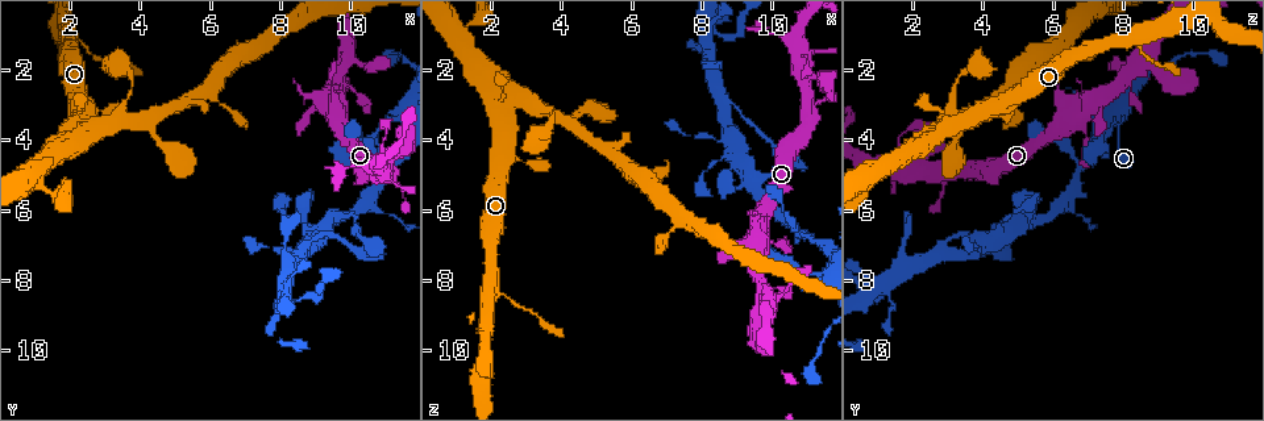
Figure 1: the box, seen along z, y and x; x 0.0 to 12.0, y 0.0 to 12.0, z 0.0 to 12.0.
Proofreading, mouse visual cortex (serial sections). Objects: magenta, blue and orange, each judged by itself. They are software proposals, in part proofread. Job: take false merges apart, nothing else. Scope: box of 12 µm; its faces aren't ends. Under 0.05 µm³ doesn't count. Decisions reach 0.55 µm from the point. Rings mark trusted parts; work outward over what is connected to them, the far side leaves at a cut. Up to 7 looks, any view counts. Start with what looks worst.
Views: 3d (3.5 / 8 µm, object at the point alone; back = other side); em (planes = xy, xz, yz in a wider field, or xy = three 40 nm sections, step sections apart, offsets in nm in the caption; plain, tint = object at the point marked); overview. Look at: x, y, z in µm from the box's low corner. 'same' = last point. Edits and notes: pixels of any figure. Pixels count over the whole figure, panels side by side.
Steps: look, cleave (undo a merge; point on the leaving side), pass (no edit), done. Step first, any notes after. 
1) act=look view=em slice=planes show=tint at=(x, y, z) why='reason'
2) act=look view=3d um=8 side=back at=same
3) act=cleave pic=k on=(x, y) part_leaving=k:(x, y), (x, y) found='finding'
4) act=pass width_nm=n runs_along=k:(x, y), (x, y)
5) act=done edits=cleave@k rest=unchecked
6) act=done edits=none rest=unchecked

act=look view=3d um=3.5 at=(2.0, 1.0, 8.3) why='thin arm on a thick one'

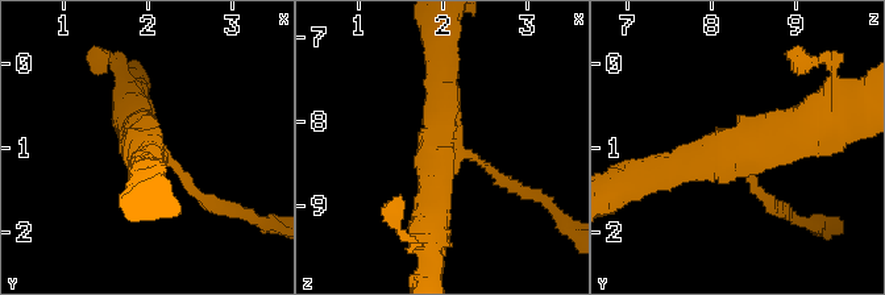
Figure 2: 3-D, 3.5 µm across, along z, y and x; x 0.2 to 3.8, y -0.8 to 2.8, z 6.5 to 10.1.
act=look view=em slice=xy step=1 show=tint at=(1.95, 1.00, 8.30)

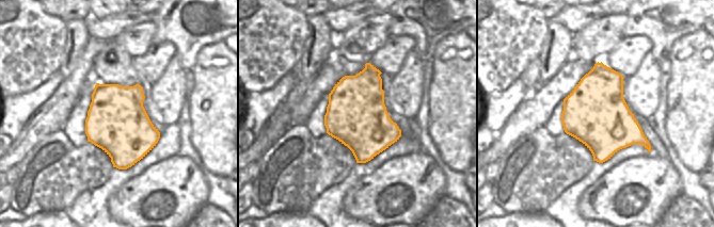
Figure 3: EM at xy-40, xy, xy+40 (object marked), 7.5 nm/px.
act=pass arms=3 runs_along=2:(653, 170), (723, 158), (814, 121) found='one cell here'

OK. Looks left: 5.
act=look view=3d um=3.5 at=(11.2, 3.2, 8.1) why='calibre changes'

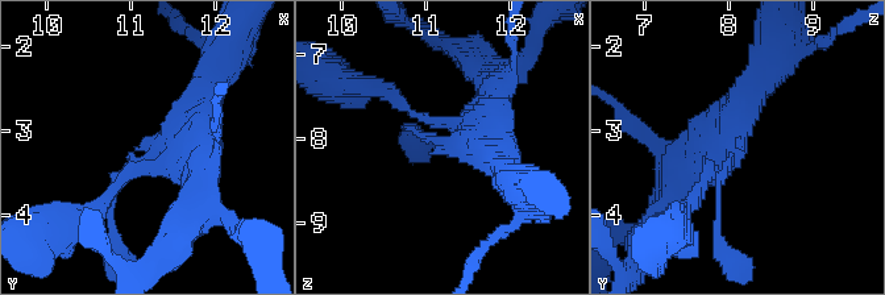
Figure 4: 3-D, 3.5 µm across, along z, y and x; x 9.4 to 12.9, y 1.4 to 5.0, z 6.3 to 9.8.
act=look view=em slice=xy step=3 show=tint at=(11.25, 3.25, 8.10) why='need the tissue'

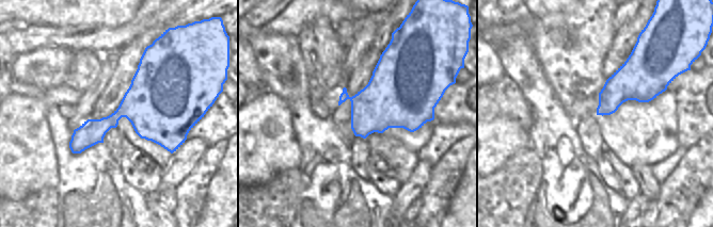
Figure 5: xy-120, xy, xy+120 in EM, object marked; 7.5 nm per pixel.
act=pass runs_along=4:(406, 127), (455, 148), (491, 100) found='one cell here'

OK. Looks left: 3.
act=look view=3d um=3.5 at=(8.9, 6.5, 4.5) why='three arms meet'

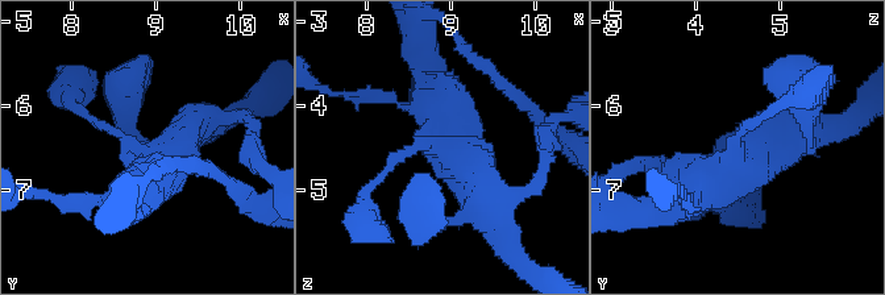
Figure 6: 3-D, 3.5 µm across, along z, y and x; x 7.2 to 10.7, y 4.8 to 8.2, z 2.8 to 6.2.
act=look view=em slice=planes show=tint at=(8.85, 6.60, 4.55) arms=3 arm_widths_nm=150,400,500 why='shape alone is not enough'

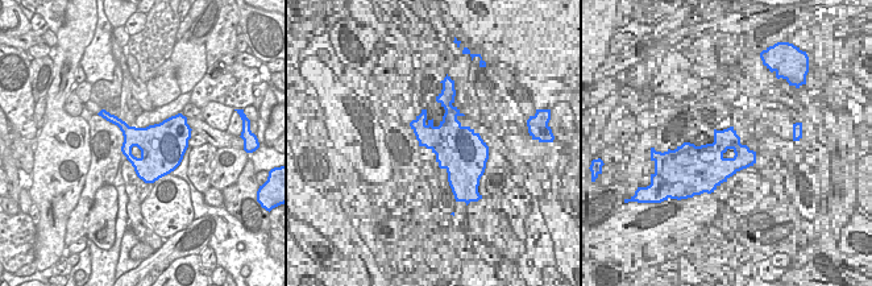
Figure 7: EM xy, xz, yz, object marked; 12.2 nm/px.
act=pass runs_along=6:(805, 127), (673, 204) found='one cell here'

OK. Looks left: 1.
act=done edits=none rest=unchecked

